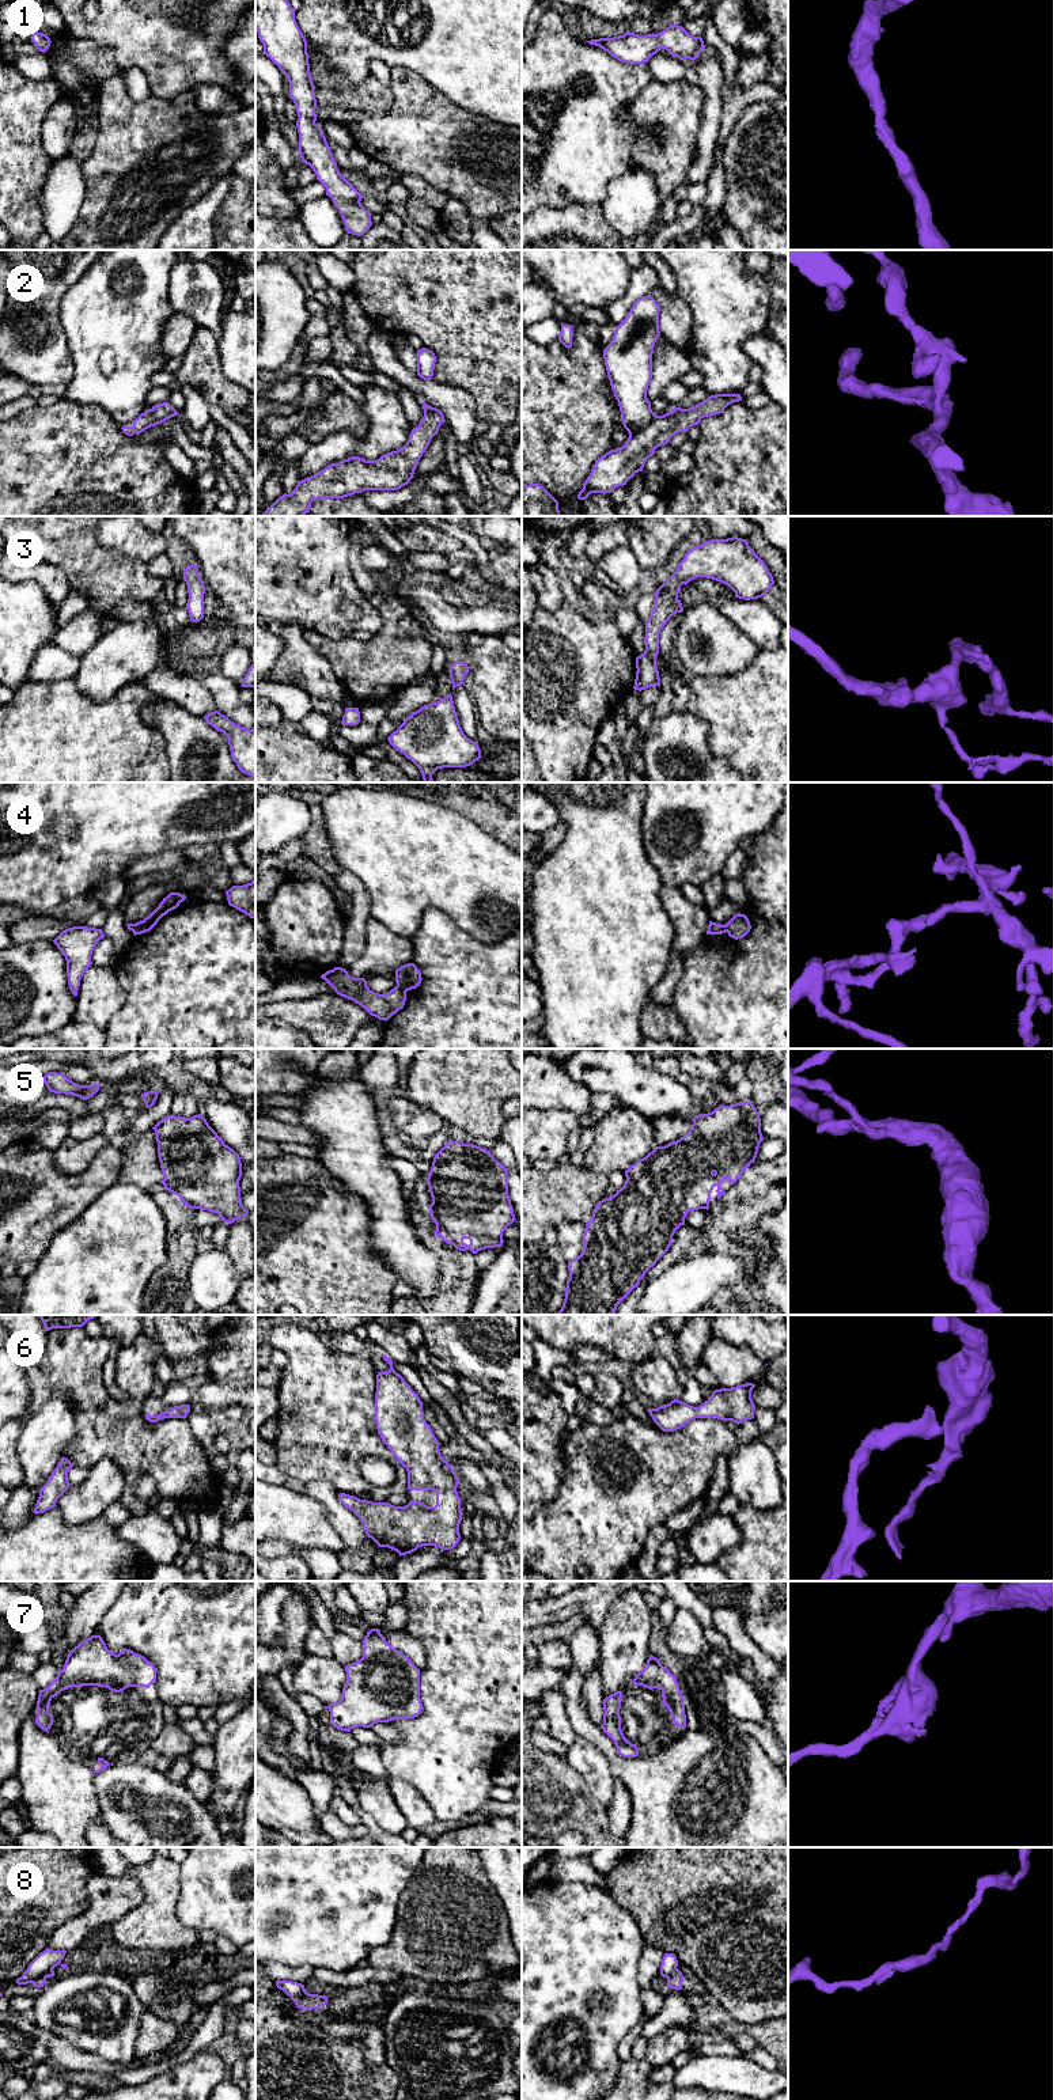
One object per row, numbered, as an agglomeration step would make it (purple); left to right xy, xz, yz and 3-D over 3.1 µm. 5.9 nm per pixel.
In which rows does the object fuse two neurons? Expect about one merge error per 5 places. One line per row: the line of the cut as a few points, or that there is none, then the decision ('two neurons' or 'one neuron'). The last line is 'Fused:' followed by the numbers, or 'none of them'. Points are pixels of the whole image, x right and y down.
1: cut none; one neuron
2: cut none; one neuron
3: cut none; one neuron
4: cut xz (397, 985), (406, 990); two neurons
5: cut none; one neuron
6: cut none; one neuron
7: cut none; one neuron
8: cut xy (52, 1968), (37, 1975), (30, 1982); two neurons
Fused: 4, 8

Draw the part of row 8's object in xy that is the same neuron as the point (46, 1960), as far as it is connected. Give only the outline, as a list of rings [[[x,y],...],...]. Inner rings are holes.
[[[46,1948],[29,1964],[23,1975],[18,1978],[15,1982],[18,1985],[31,1983],[37,1976],[41,1976],[57,1967],[64,1959],[65,1953],[67,1951],[53,1951]]]

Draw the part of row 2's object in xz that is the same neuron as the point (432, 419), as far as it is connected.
[[[421,403],[424,417],[402,448],[376,460],[351,456],[332,463],[299,481],[291,494],[280,496],[261,516],[304,516],[318,499],[344,499],[364,490],[398,490],[408,485],[431,439],[446,421],[439,409]]]

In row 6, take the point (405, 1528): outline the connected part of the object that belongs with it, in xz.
[[[383,1353],[382,1357],[390,1365],[390,1369],[376,1375],[375,1422],[378,1433],[393,1456],[406,1468],[408,1490],[433,1490],[436,1493],[436,1505],[427,1506],[421,1501],[412,1500],[405,1506],[394,1506],[389,1502],[360,1500],[345,1493],[340,1493],[338,1500],[360,1519],[365,1535],[378,1547],[389,1547],[397,1551],[399,1557],[410,1554],[423,1546],[451,1550],[461,1539],[462,1512],[461,1497],[457,1491],[459,1479],[440,1453],[440,1443],[424,1419],[423,1402],[418,1395],[394,1371],[393,1361]]]

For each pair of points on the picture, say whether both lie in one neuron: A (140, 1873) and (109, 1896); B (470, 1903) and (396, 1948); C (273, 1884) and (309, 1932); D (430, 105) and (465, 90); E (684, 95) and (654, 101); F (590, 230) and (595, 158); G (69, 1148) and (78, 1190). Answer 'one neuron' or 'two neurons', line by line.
A: two neurons
B: one neuron
C: one neuron
D: two neurons
E: one neuron
F: two neurons
G: two neurons

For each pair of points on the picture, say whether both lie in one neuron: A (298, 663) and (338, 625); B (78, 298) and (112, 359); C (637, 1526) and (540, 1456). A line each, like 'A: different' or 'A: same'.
A: different
B: same
C: different

